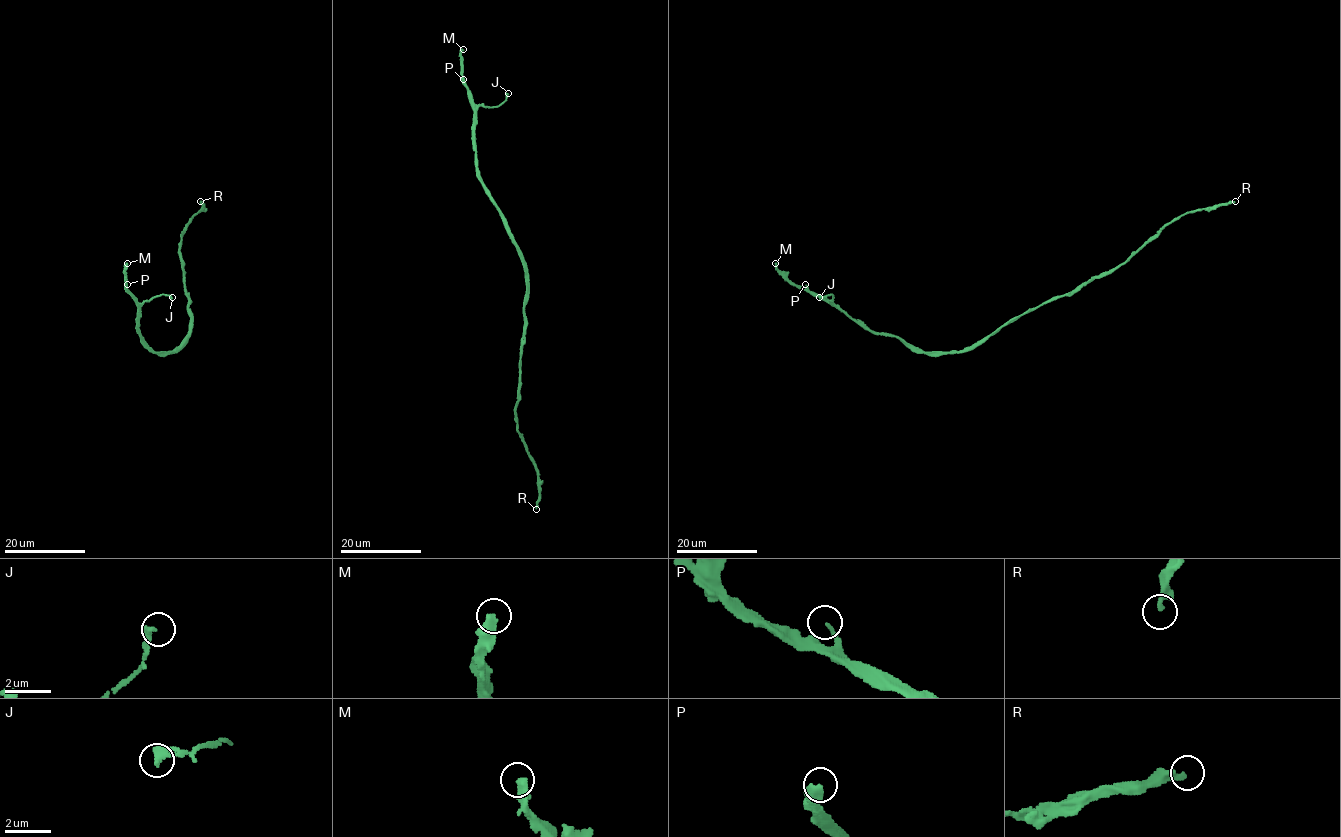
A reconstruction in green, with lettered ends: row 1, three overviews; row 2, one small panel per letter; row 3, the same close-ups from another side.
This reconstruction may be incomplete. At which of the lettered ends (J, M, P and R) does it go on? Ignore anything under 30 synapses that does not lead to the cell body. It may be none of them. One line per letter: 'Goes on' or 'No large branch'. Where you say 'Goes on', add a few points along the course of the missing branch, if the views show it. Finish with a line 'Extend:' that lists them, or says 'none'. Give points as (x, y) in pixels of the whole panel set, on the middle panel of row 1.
J: No large branch
M: Goes on. Course of what is missing: (463, 49), (467, 20), (451, 15), (448, 24)
P: No large branch
R: No large branch
Extend: M

